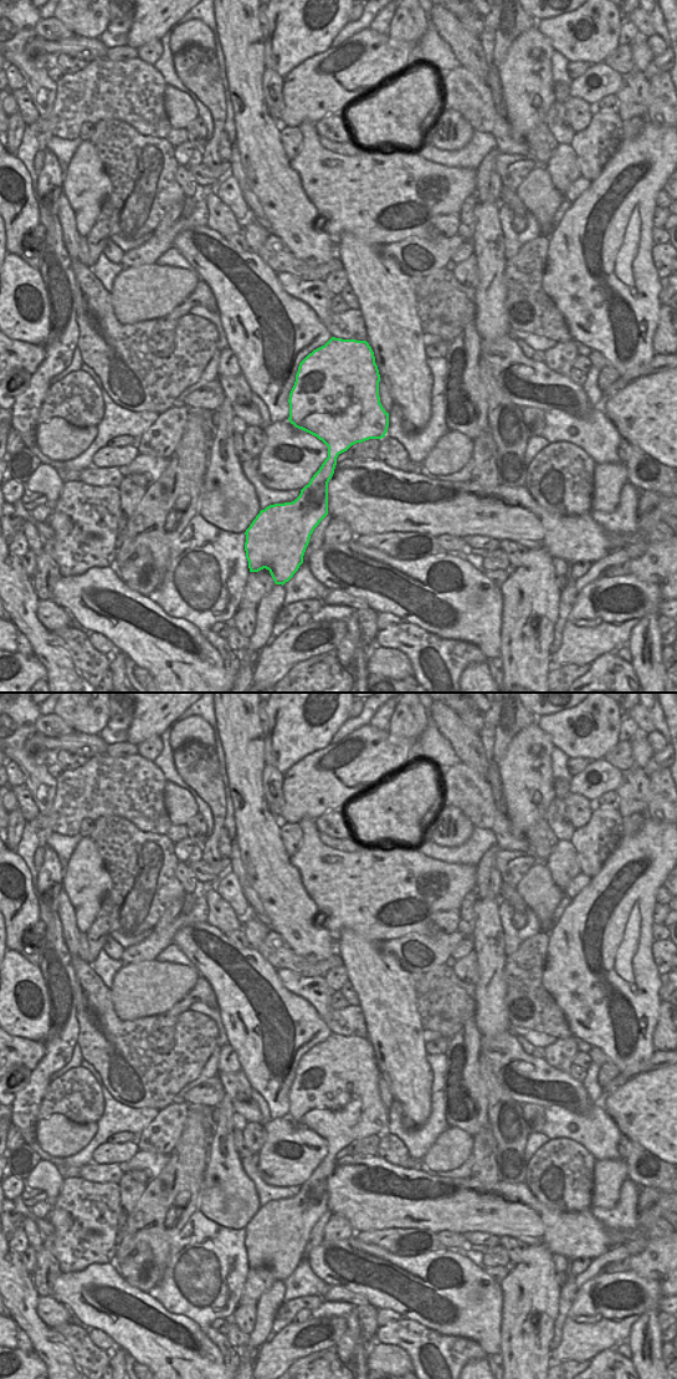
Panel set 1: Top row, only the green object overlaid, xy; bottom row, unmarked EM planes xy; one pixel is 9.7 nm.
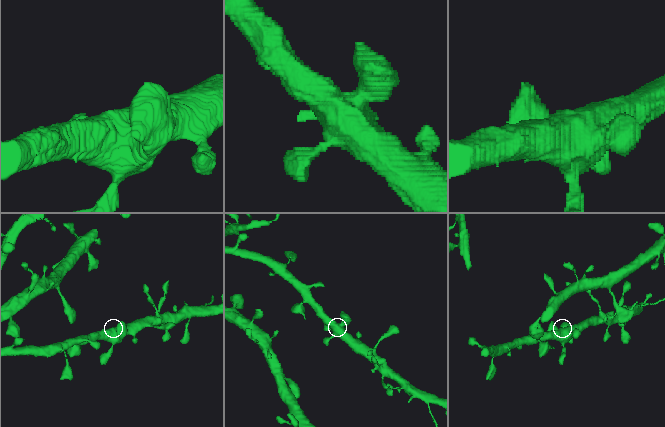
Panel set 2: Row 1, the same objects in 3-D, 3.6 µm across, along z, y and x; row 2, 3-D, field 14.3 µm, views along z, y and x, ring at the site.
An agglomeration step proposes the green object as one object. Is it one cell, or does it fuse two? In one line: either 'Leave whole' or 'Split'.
Leave whole

